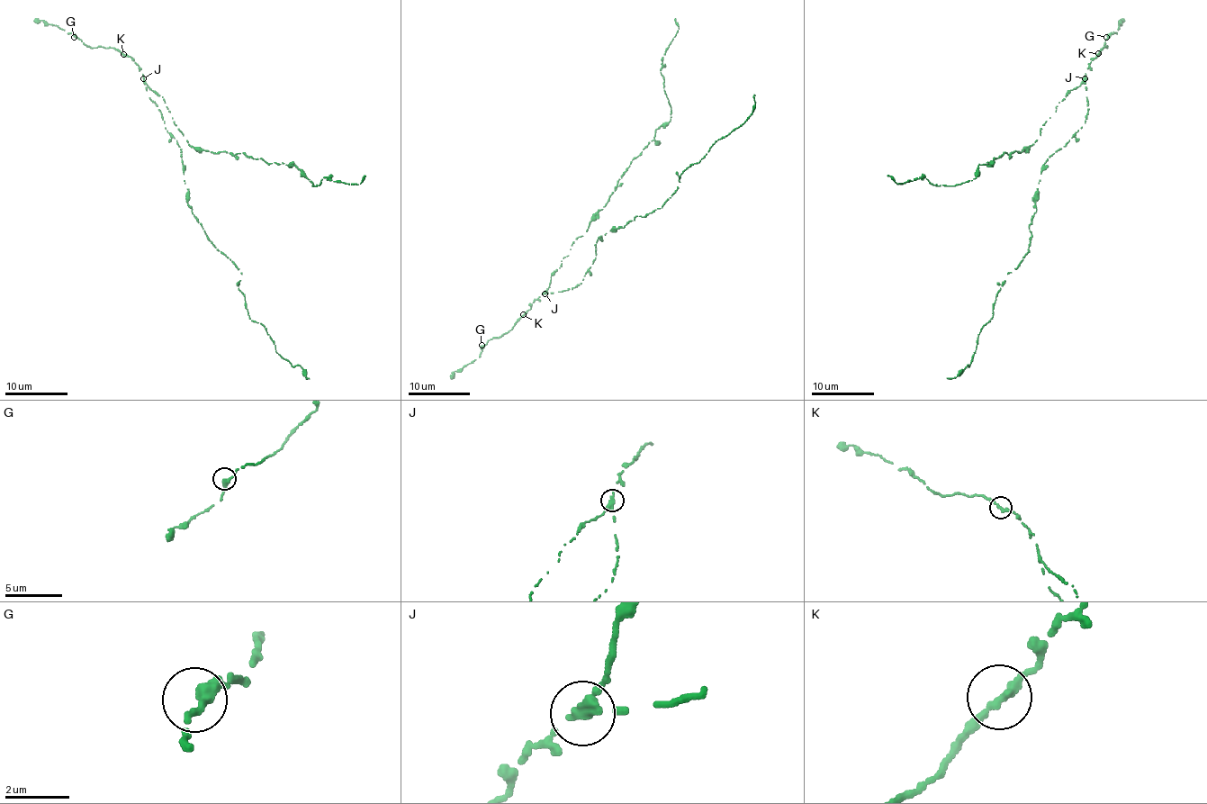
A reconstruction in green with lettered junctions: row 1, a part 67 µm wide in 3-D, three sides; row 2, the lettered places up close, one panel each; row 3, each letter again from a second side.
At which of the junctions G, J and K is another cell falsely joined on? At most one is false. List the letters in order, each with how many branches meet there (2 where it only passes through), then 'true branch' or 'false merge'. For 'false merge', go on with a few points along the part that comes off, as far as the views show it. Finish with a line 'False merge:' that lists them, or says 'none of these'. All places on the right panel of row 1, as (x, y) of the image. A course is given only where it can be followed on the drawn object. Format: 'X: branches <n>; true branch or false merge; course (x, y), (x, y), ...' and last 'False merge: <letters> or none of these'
G: branches 2; true branch
J: branches 2; false merge; course (1085, 78), (1058, 102), (1033, 144), (979, 165), (974, 179), (934, 185), (926, 177), (897, 184), (887, 176)
K: branches 2; true branch
False merge: J

